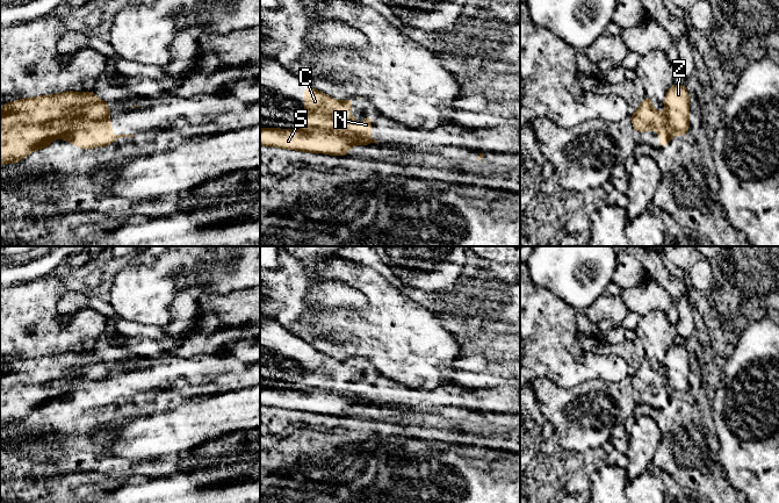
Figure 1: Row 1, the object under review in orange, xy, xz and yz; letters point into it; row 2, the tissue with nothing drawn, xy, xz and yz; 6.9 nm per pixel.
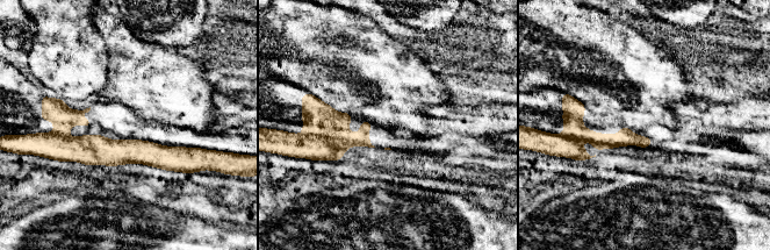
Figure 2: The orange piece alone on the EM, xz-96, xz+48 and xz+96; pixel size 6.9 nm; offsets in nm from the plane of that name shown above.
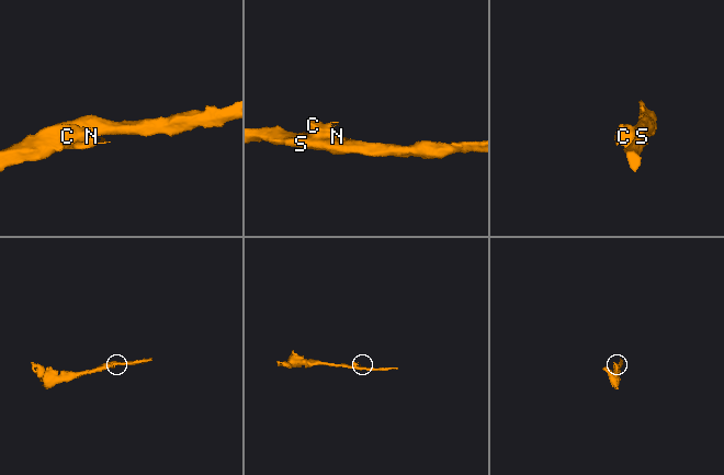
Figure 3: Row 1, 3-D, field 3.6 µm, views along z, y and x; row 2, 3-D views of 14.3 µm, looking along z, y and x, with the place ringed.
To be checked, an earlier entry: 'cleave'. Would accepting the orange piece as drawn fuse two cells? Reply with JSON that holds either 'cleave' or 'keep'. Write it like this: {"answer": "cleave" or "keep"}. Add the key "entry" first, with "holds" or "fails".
{"entry": "holds", "answer": "cleave"}

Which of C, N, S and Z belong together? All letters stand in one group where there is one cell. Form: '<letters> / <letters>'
C N / S Z

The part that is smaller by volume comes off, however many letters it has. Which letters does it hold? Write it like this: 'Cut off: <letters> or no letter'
Cut off: C, N

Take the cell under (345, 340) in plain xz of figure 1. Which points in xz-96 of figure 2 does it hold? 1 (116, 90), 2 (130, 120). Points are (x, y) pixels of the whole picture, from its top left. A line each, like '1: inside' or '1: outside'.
1: inside
2: outside

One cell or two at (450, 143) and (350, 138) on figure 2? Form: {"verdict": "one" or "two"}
{"verdict": "one"}

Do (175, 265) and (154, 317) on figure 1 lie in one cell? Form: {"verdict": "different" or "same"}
{"verdict": "same"}

